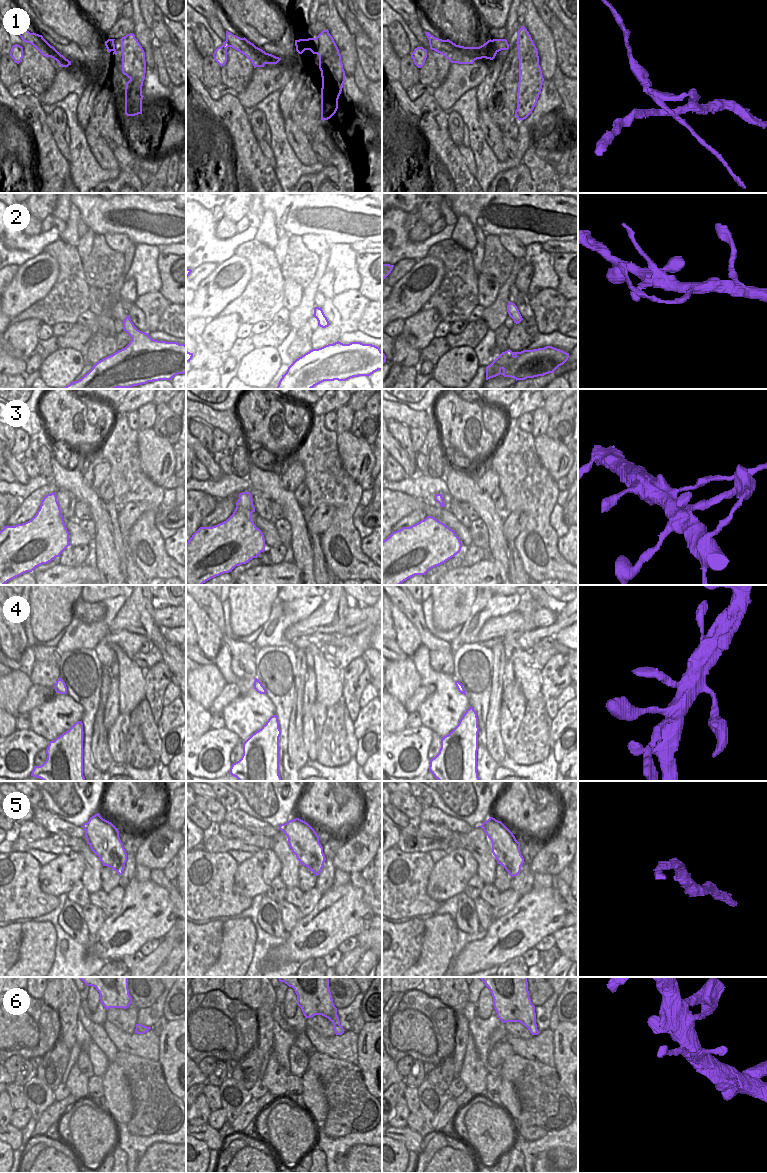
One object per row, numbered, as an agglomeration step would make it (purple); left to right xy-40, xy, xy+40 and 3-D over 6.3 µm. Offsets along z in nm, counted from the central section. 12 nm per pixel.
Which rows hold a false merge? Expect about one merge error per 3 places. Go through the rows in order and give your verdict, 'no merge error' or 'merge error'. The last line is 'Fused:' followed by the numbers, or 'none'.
1: merge error
2: merge error
3: merge error
4: no merge error
5: no merge error
6: merge error
Fused: 1, 2, 3, 6

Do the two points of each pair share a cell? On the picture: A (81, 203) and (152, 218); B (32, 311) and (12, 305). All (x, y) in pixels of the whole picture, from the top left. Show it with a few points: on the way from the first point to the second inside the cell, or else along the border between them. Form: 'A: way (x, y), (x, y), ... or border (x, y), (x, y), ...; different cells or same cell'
A: way (99, 207), (134, 207); same cell
B: border (45, 295), (11, 319); different cells

